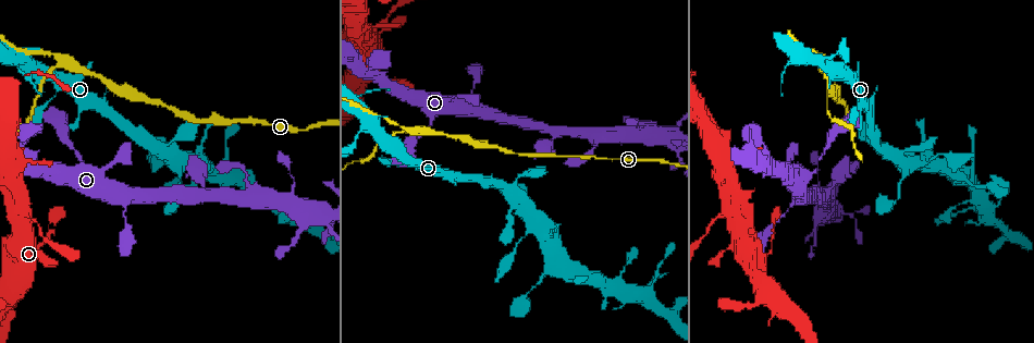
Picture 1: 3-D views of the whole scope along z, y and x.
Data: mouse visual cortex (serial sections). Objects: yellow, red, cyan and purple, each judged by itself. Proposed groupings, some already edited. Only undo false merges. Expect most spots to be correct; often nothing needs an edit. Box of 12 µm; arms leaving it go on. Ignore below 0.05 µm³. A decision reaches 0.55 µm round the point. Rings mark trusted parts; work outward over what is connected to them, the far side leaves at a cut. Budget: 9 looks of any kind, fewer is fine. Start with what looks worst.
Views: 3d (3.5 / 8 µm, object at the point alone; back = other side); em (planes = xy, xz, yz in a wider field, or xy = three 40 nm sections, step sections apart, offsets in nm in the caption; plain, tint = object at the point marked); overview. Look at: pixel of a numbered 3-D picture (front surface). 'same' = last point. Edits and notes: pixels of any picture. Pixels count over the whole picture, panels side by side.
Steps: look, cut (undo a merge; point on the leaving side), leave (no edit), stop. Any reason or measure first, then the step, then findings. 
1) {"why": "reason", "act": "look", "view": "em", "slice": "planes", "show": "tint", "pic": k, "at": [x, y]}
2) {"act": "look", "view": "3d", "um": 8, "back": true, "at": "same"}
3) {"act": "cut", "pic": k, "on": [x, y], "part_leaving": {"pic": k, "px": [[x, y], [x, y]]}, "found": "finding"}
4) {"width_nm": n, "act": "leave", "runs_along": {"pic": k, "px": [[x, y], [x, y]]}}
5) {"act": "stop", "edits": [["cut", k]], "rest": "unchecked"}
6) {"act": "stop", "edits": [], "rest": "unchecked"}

{"why": "thin neck", "act": "look", "view": "3d", "um": 8, "pic": 1, "at": [822, 156]}

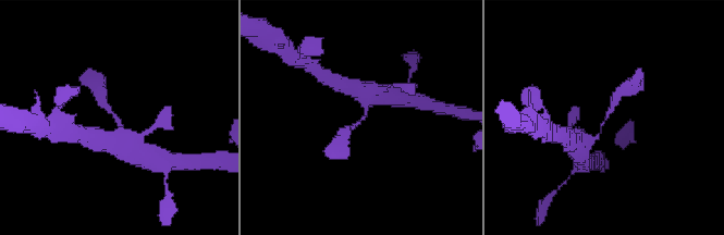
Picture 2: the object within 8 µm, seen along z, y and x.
{"act": "look", "view": "3d", "um": 3.5, "pic": 2, "at": [119, 118]}

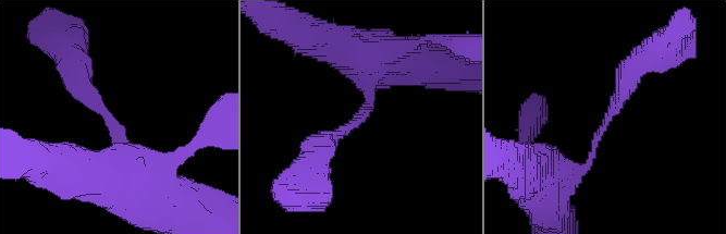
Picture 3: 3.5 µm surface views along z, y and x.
{"act": "look", "view": "em", "slice": "xy", "step": 5, "show": "tint", "pic": 3, "at": [113, 122]}

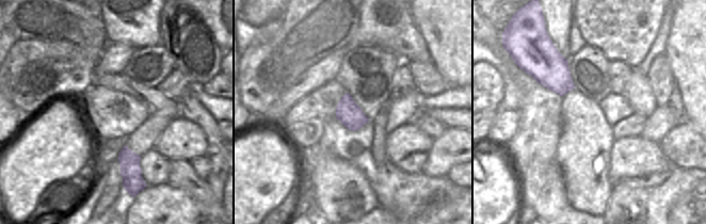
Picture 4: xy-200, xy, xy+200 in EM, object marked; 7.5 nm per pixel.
{"act": "leave", "runs_along": {"pic": 3, "px": [[561, 170], [589, 160], [634, 70]]}, "found": "continuous, no second cell"}

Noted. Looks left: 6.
{"why": "side arm on a straight run", "act": "look", "view": "3d", "um": 3.5, "pic": 1, "at": [726, 213]}

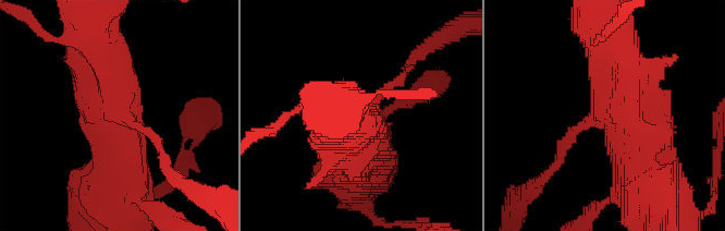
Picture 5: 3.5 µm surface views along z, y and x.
{"act": "look", "view": "em", "slice": "planes", "show": "tint", "pic": 5, "at": [604, 116]}

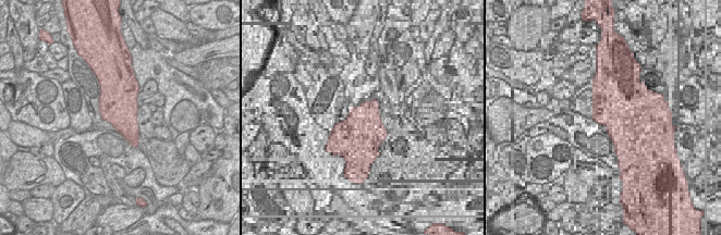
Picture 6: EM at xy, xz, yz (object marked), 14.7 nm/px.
{"act": "look", "view": "em", "slice": "xy", "step": 2, "show": "tint", "at": "same"}

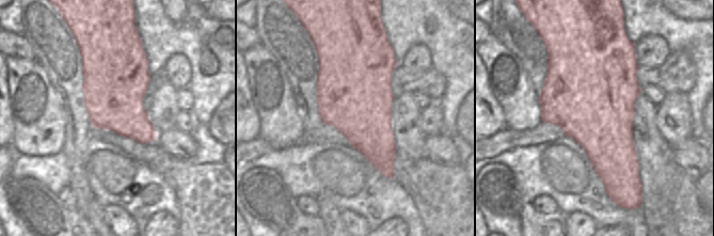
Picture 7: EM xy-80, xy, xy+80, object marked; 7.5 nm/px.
{"act": "leave", "runs_along": {"pic": 5, "px": [[639, 154], [602, 23]]}, "found": "all the same cell"}

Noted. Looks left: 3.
{"why": "abrupt turn", "act": "look", "view": "3d", "um": 3.5, "pic": 1, "at": [565, 275]}

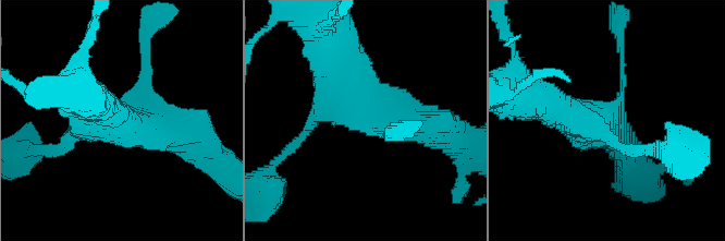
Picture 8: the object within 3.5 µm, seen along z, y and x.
{"act": "look", "view": "em", "slice": "xy", "step": 1, "show": "tint", "pic": 8, "at": [368, 119]}

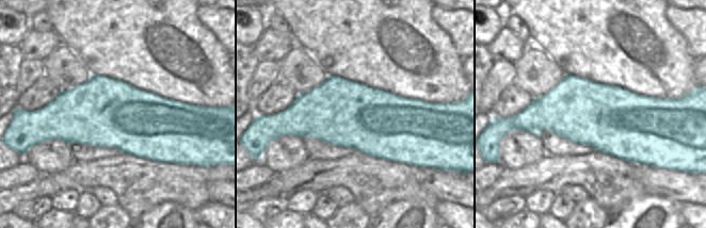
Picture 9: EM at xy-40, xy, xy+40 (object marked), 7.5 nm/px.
{"act": "leave", "runs_along": {"pic": 8, "px": [[339, 62], [385, 134]]}, "found": "all the same cell"}

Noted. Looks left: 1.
{"act": "stop", "edits": [], "rest": "unchecked"}

